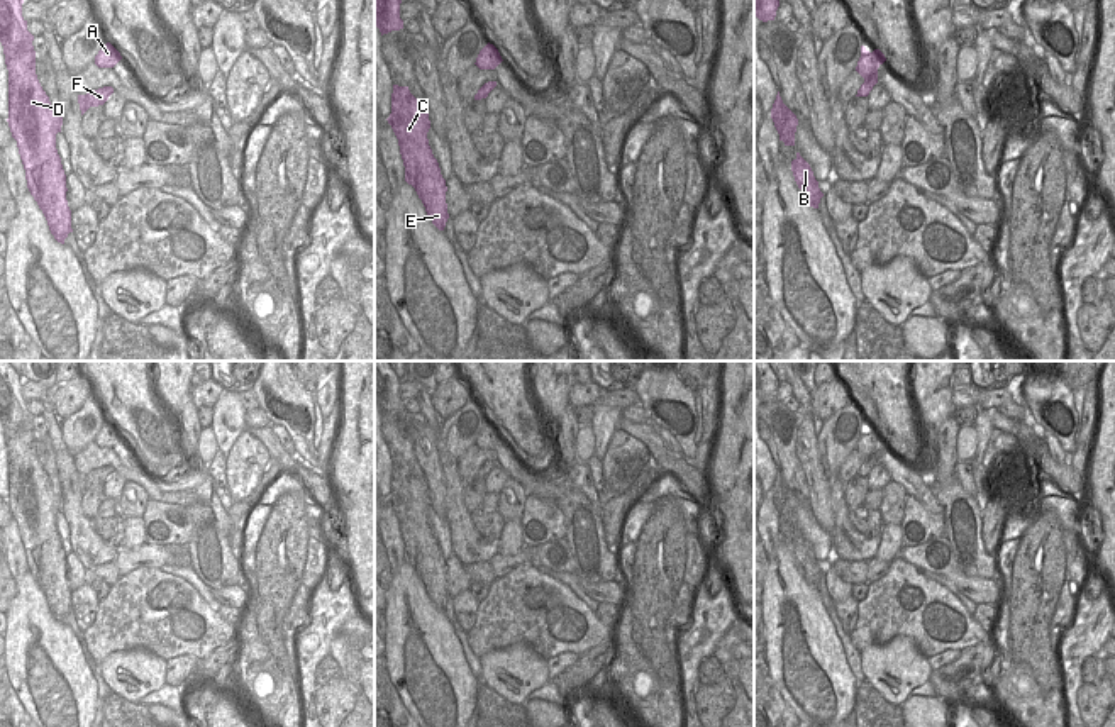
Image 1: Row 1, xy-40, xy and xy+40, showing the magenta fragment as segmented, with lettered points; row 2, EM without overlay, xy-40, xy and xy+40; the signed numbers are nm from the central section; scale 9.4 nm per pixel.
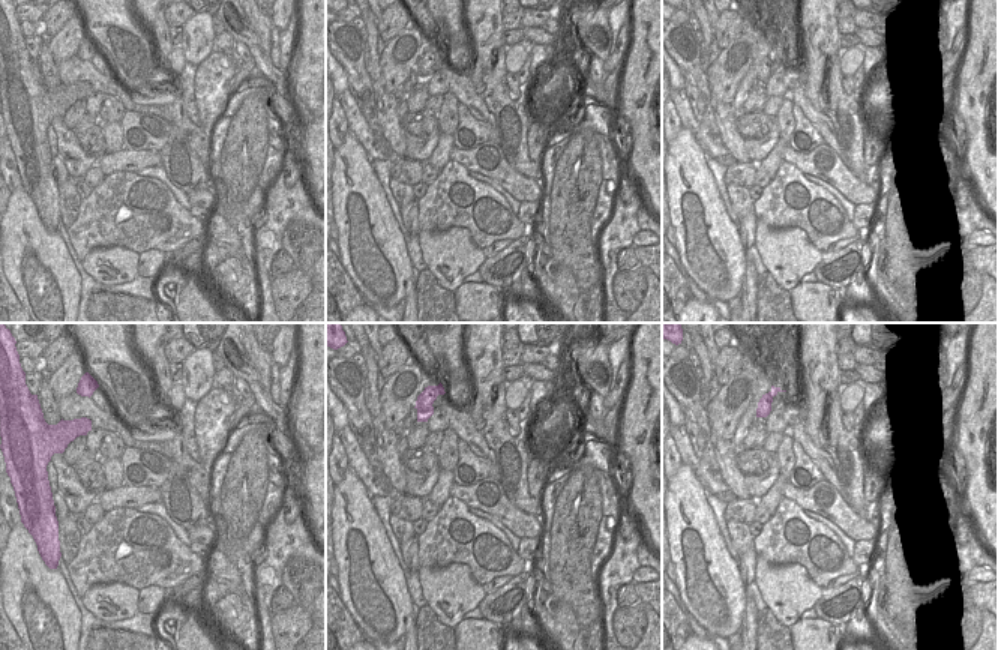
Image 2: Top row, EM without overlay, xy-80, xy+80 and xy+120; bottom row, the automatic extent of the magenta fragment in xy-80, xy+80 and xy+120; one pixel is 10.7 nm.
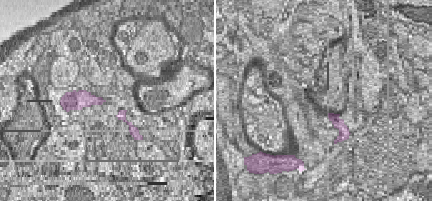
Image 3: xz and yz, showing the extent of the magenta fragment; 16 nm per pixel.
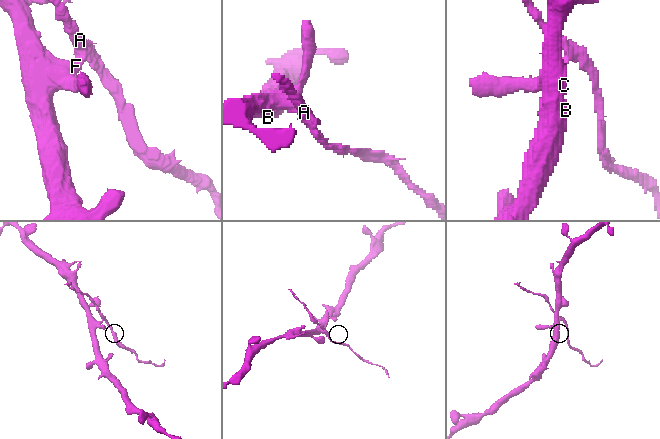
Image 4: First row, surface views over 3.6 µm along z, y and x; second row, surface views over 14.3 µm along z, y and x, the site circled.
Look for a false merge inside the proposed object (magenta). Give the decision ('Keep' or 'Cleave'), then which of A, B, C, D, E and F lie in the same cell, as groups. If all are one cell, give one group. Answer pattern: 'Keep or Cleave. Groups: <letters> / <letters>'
Cleave. Groups: A / B C D E F.

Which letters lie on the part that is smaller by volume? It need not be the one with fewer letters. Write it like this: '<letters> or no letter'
A

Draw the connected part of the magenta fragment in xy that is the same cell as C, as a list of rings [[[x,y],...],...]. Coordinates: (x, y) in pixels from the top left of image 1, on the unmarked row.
[[[393,464],[391,505],[405,546],[405,561],[412,564],[422,580],[432,603],[444,610],[449,598],[446,583],[446,559],[429,525],[429,488],[424,478],[415,478],[408,466]]]

